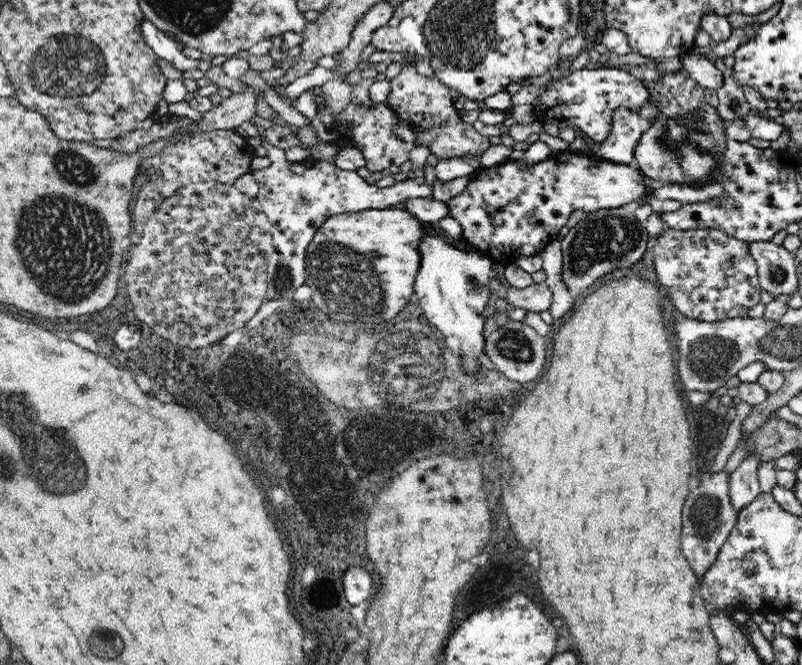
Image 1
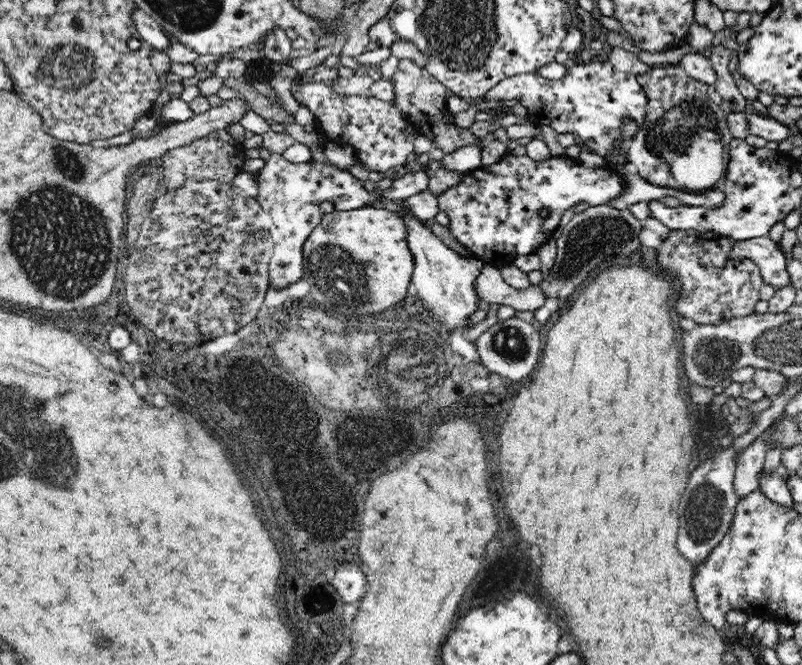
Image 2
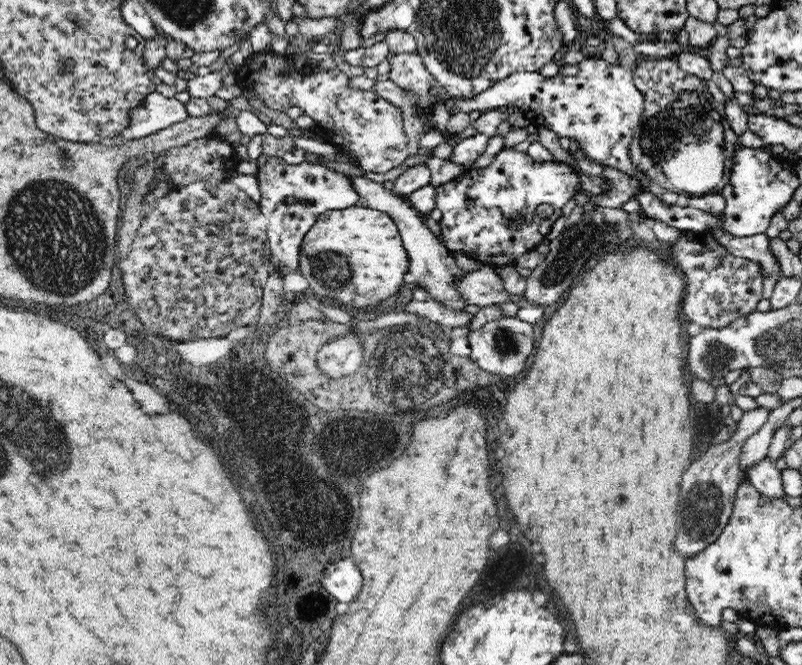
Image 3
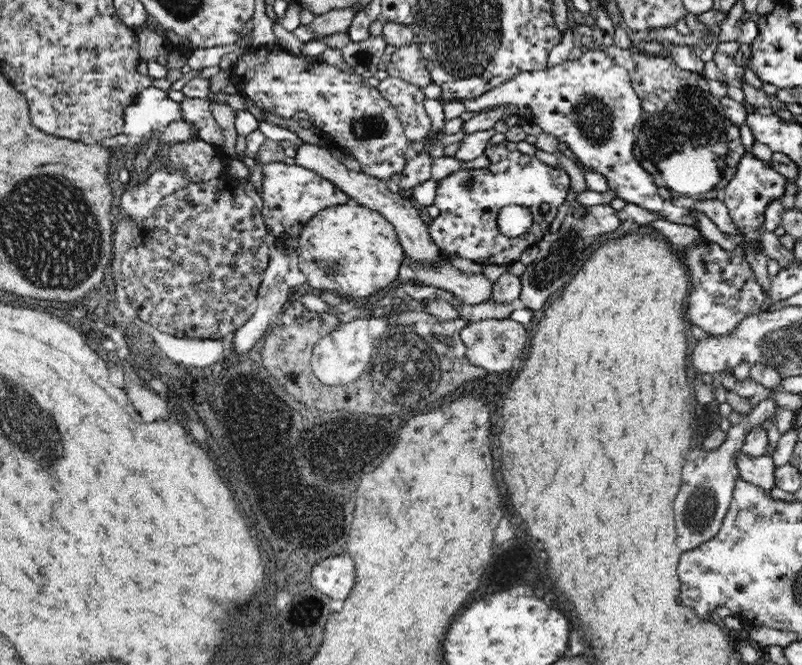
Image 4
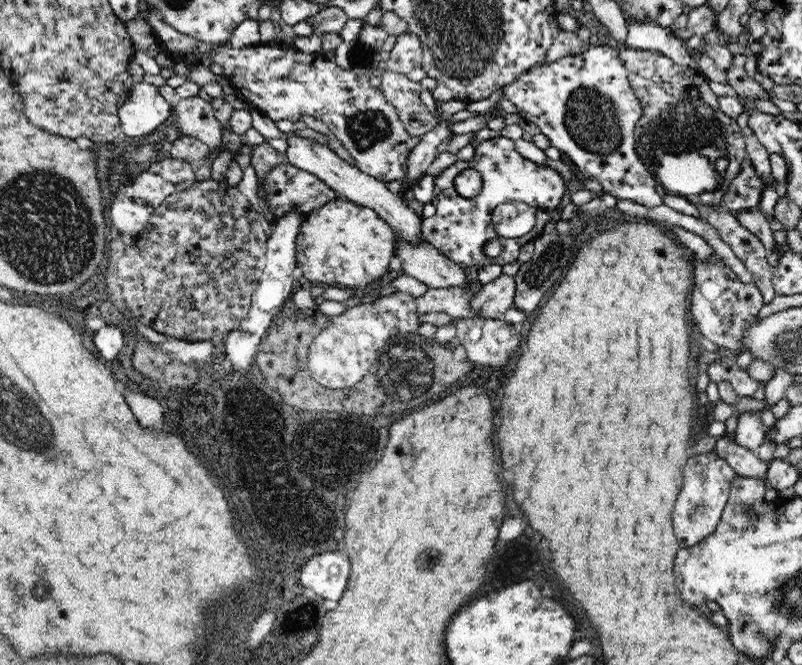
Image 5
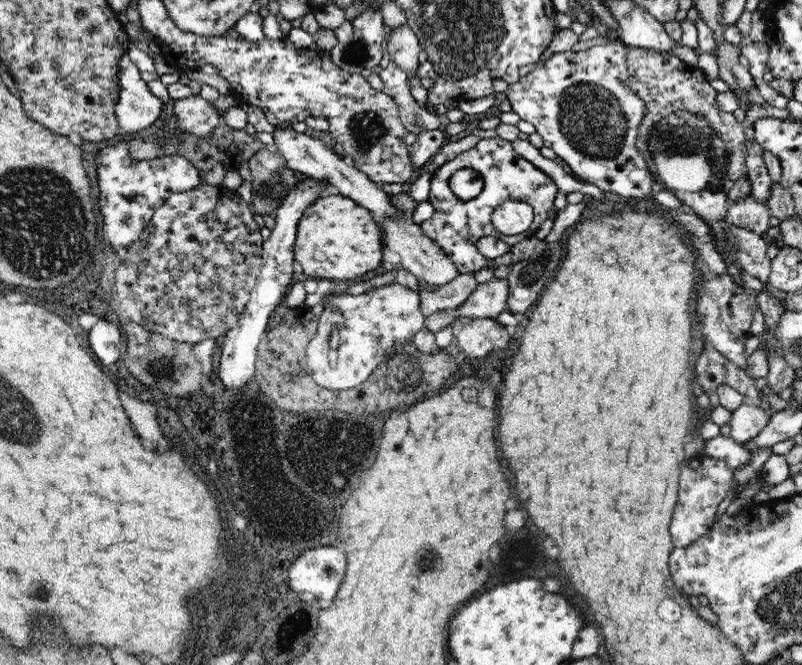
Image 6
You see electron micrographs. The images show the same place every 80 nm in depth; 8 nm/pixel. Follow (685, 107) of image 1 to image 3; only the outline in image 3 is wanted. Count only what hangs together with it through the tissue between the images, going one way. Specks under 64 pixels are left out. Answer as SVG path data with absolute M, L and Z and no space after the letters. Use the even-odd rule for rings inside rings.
M640 57L638 66L631 71L636 89L644 95L644 111L634 135L628 154L636 169L642 171L658 190L684 193L700 197L712 192L725 171L732 165L732 156L738 146L739 136L730 127L725 115L725 104L716 102L709 92L708 82L692 76L679 68L674 57L649 59Z

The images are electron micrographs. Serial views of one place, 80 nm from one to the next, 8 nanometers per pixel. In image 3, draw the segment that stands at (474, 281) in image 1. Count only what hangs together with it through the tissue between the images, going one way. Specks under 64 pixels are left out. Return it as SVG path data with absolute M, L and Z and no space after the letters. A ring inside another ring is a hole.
M354 176L350 179L351 184L357 190L365 207L390 214L396 226L399 227L401 241L409 256L409 271L415 277L416 288L425 288L430 294L430 299L433 298L452 310L461 311L467 305L467 299L459 296L454 283L458 277L467 275L468 273L465 273L456 265L454 262L454 253L450 252L441 243L439 237L436 237L430 231L426 223L422 223L422 214L418 213L405 200L395 196L382 183L375 182L363 176Z

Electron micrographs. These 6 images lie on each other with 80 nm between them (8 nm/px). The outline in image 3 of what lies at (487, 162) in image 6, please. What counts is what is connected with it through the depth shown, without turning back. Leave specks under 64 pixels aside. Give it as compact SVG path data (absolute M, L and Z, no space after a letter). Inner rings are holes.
M504 145L486 168L468 168L454 180L435 188L436 208L442 213L442 218L439 220L439 239L450 252L461 251L462 254L478 260L483 265L494 268L513 265L519 256L534 250L536 245L547 240L546 235L552 230L552 224L560 218L564 204L572 198L572 194L576 194L578 188L597 198L606 194L604 190L610 190L610 188L604 188L598 178L590 180L584 174L578 176L569 165L556 164L556 161L534 161L528 153L519 152L514 147L508 148ZM541 204L554 207L554 213L548 218L540 218L536 210Z

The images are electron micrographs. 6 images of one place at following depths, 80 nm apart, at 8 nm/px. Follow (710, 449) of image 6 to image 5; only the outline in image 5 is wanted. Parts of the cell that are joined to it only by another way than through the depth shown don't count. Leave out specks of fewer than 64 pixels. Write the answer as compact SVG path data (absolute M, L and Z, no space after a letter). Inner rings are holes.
M718 437L712 450L723 458L741 477L760 478L765 480L769 462L762 461L755 451L740 446L728 437Z

